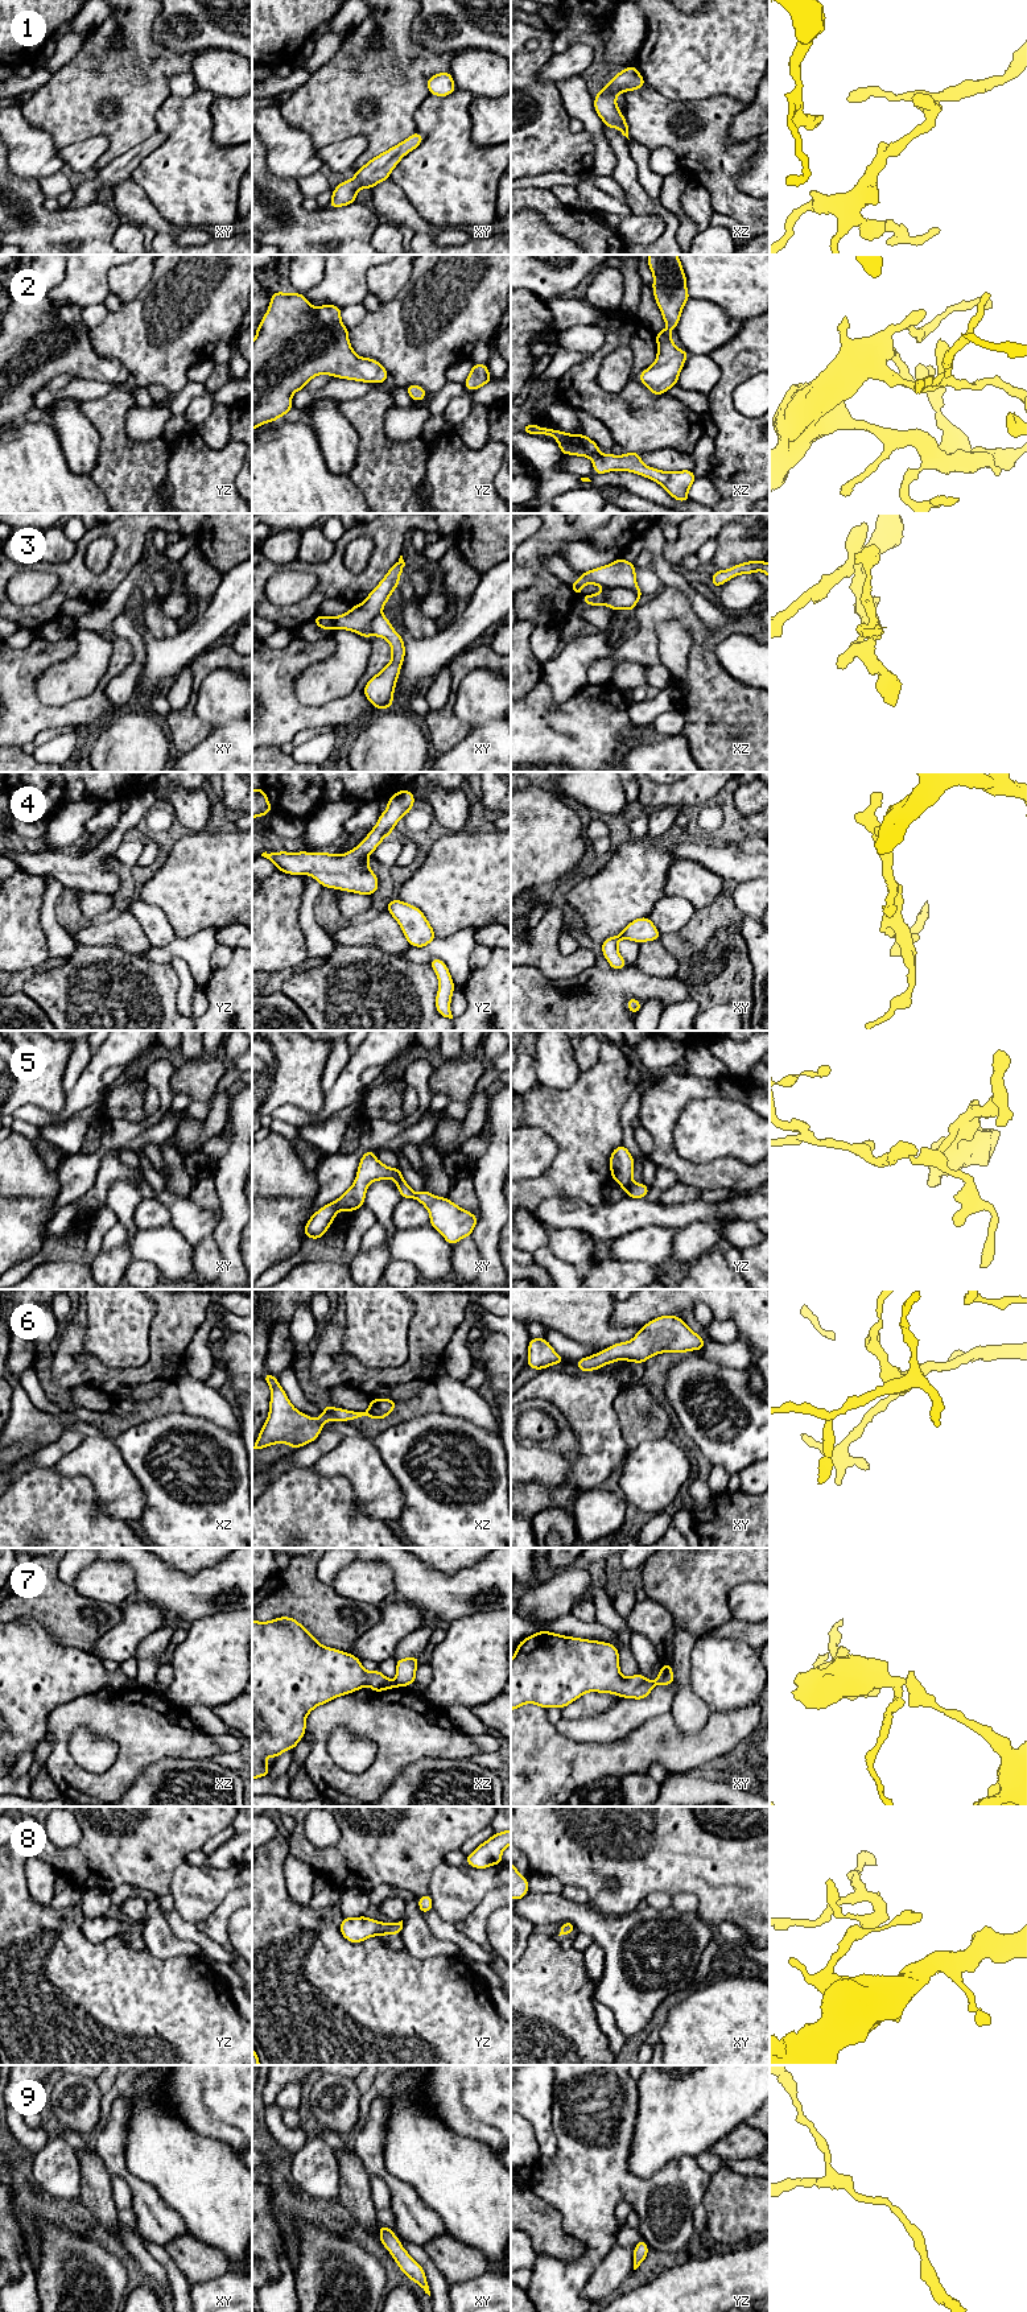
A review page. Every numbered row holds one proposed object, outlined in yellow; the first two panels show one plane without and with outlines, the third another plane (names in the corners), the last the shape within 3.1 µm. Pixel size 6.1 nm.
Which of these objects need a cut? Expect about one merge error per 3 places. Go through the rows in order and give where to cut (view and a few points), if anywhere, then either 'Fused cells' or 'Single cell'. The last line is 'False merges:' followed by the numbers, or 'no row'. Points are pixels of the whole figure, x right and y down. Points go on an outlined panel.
1: No split. Single cell
2: No split. Single cell
3: Split along xz (606, 587), (629, 587), (638, 597). Fused cells
4: No split. Single cell
5: No split. Single cell
6: No split. Single cell
7: Split along xz (394, 1681), (397, 1685). Fused cells
8: No split. Single cell
9: No split. Single cell
False merges: 3, 7

